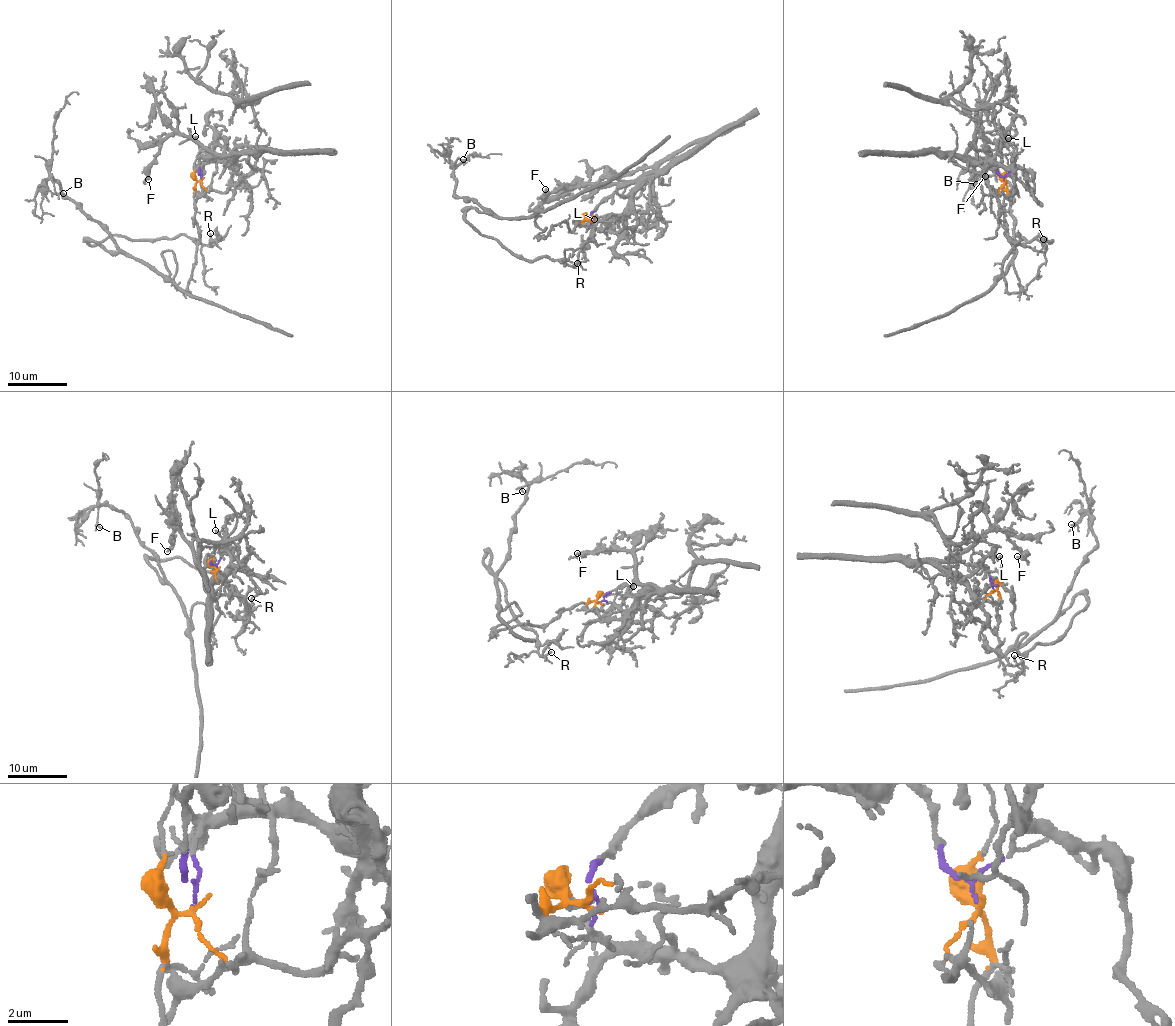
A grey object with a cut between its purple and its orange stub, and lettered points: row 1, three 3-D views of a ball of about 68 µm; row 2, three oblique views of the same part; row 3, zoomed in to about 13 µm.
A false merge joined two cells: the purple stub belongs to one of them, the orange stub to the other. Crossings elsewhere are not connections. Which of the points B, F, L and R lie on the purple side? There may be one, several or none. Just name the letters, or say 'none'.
F, L

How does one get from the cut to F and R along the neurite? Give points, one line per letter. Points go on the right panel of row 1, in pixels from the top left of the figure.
F: (1005, 182), (989, 157), (968, 155), (978, 133), (994, 168), (991, 175), (985, 175)
R: (1005, 182), (1006, 290), (1021, 288), (1016, 252), (1000, 275), (1014, 238), (1038, 234), (1046, 250), (1043, 239)

